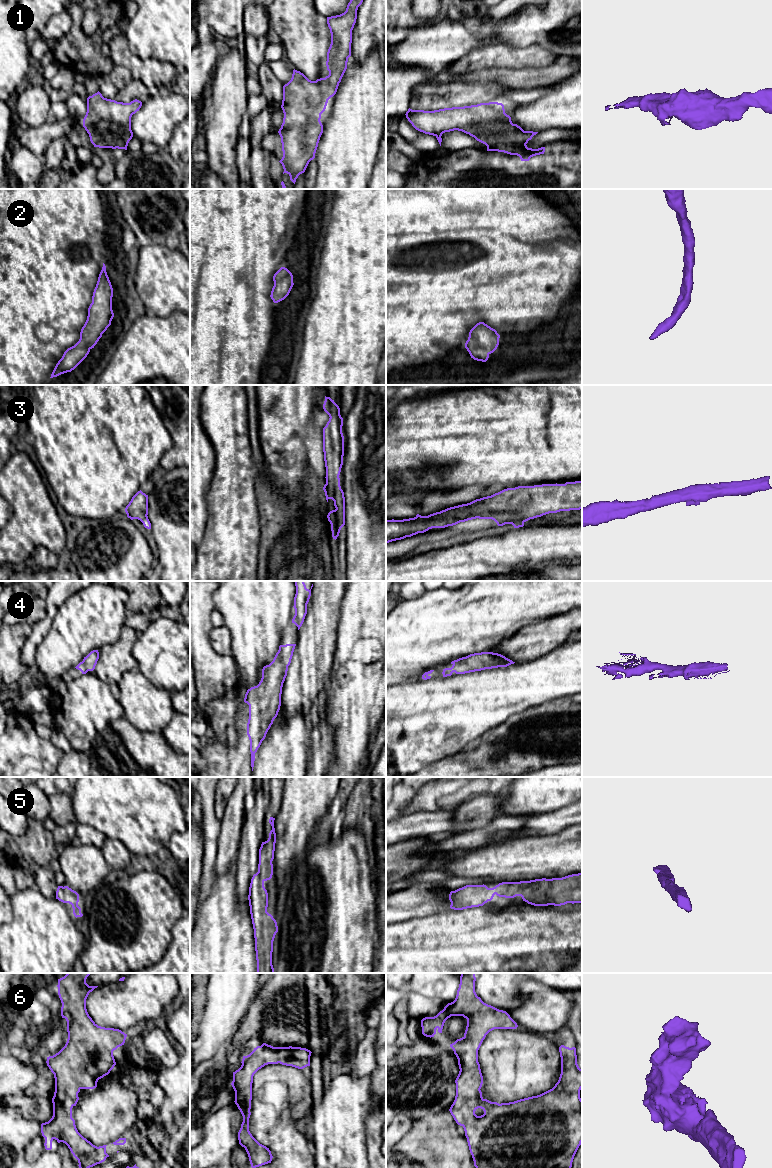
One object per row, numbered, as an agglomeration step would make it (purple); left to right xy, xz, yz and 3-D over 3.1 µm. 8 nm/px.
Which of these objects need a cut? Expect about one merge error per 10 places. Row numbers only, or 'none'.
none

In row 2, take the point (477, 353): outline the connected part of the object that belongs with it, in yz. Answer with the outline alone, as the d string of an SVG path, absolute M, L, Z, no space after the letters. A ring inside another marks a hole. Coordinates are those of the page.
M484 322L477 323L469 332L465 348L471 358L486 362L499 345L500 335Z

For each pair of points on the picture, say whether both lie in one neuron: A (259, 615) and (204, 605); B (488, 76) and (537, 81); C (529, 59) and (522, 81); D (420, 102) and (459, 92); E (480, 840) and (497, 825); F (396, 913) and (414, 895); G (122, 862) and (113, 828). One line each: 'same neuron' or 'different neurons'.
A: different neurons
B: same neuron
C: different neurons
D: same neuron
E: same neuron
F: same neuron
G: different neurons

